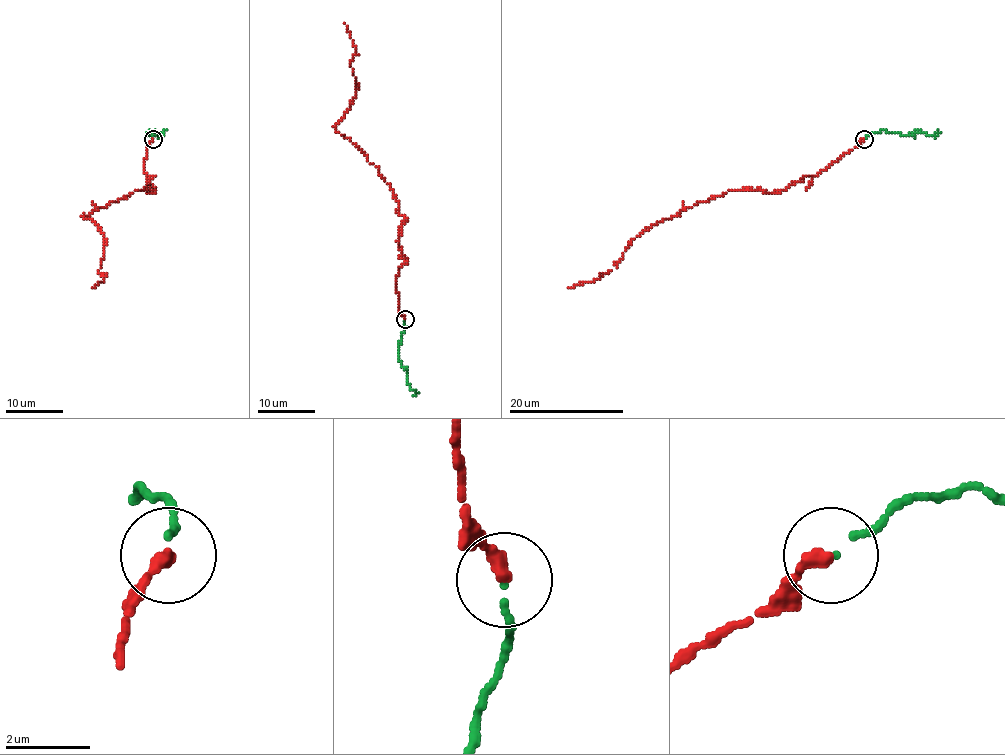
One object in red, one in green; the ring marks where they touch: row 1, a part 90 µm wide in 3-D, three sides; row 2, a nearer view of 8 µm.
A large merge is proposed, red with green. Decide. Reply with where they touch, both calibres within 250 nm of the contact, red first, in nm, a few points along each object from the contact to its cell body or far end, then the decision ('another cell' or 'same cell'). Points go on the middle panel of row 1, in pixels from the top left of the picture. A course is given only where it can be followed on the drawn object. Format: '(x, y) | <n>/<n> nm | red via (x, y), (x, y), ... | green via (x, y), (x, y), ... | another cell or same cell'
(405, 319) | 360/110 nm | red via (405, 319), (395, 283), (403, 217), (378, 167), (335, 125), (358, 87), (343, 22) | green via (405, 320), (398, 355), (401, 365), (408, 372), (411, 388), (418, 392) | same cell

